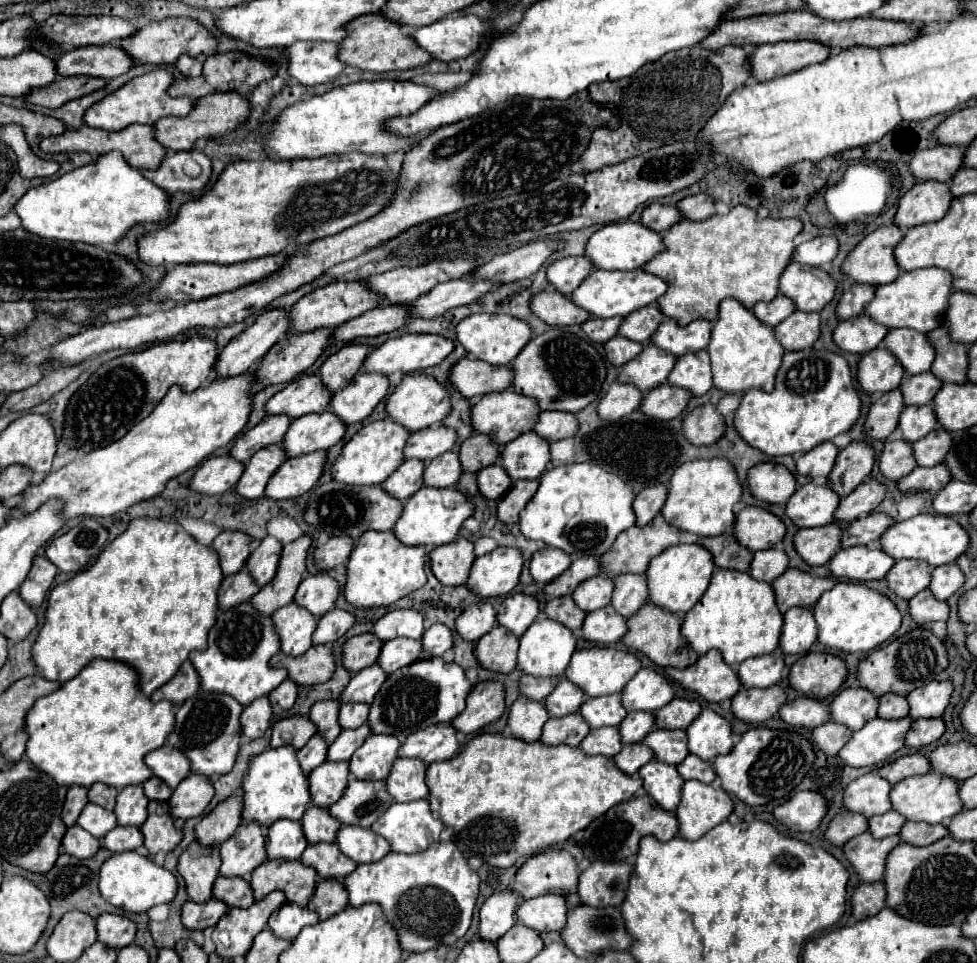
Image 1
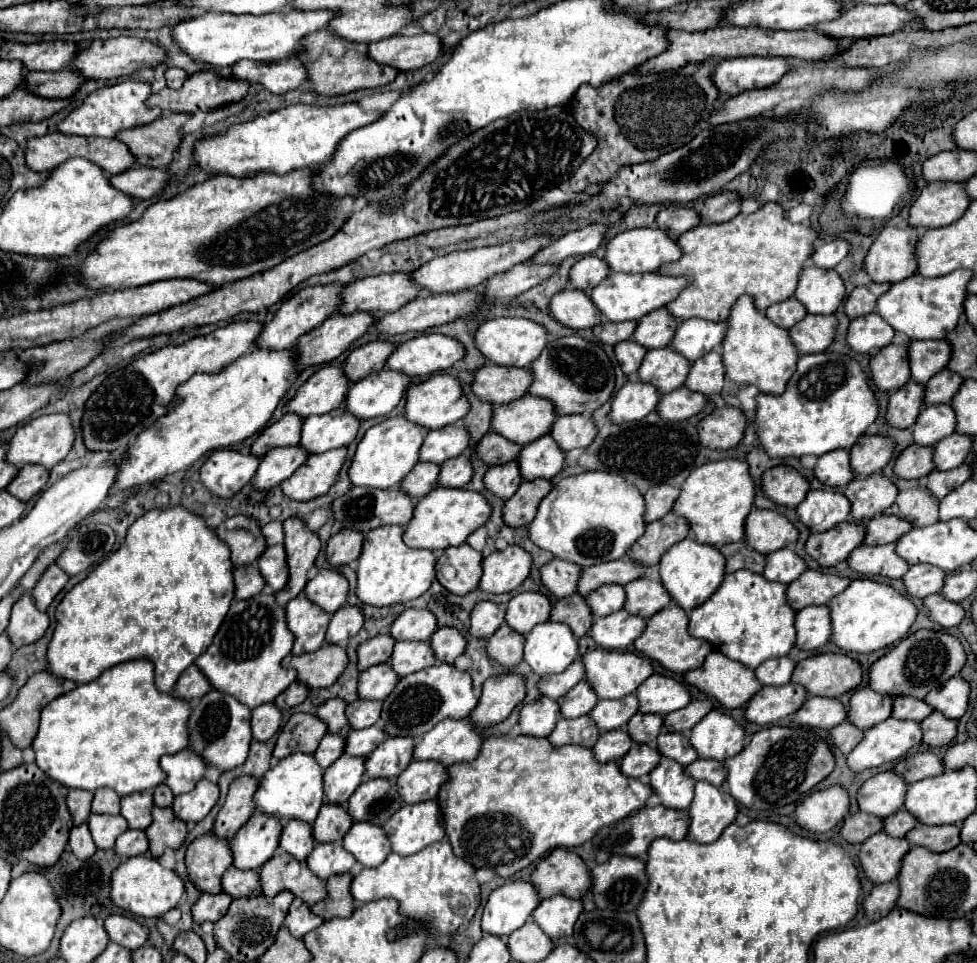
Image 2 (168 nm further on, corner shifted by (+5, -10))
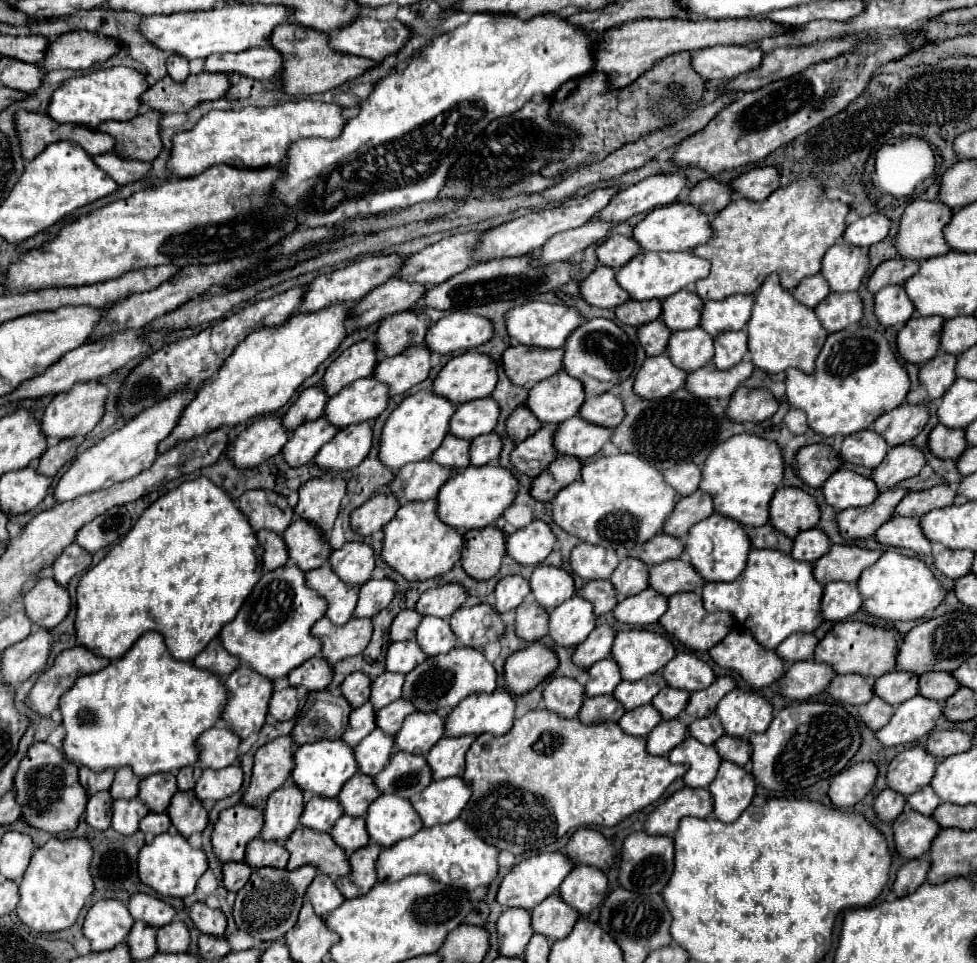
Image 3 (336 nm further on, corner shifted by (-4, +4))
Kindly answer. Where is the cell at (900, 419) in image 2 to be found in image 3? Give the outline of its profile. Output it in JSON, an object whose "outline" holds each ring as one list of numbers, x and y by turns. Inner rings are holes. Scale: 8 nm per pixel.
{"outline":[[940,351,934,359,930,359,928,363,924,363,920,367,918,379,920,379,920,385,928,393,928,401,940,399,942,393,946,393,946,389,956,381,954,361,956,361,954,355]]}

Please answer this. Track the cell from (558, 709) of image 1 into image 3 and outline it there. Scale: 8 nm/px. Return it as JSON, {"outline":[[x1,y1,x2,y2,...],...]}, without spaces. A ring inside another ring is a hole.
{"outline":[[610,657,594,663,588,669,588,675,590,675,590,679,586,683,586,697,608,695,622,681,622,677,618,677,618,665,614,665,614,661,610,661]]}

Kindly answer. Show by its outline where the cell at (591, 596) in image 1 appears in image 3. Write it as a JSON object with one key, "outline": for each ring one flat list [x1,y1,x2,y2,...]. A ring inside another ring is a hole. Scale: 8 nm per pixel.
{"outline":[[622,559,614,569,610,583,618,591,620,599,636,595,648,587,648,567,638,559]]}

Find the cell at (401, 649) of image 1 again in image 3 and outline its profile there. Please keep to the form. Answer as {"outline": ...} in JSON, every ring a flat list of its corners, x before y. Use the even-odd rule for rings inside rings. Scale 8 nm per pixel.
{"outline":[[424,617,416,629,414,641,428,657,448,653,450,649,456,647,456,637,450,631,448,619,438,617]]}

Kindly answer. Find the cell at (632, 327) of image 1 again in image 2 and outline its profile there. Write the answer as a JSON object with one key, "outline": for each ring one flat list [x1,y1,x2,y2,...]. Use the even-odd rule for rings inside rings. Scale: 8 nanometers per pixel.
{"outline":[[665,307,651,311,643,319,639,319,637,329,633,333,633,341,647,349,659,349,667,347,673,339,673,331,677,331,677,325,681,323,679,317,673,317]]}

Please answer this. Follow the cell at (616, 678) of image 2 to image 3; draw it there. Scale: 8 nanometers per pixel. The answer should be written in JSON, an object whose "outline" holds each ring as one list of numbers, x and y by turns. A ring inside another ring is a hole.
{"outline":[[646,629,616,633,610,649,610,659,618,663,624,681,638,681,658,673,674,655,676,651,666,637]]}

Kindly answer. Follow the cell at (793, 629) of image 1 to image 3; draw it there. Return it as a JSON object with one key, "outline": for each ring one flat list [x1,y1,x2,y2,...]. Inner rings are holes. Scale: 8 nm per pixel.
{"outline":[[828,583,824,587,820,613,824,621,838,623,846,621,850,615,854,615,862,605,862,597,858,597,858,589,852,583]]}

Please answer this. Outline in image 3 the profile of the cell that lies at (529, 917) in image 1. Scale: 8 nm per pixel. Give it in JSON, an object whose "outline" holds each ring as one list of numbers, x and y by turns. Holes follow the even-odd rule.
{"outline":[[574,867,558,889,558,897,576,909,580,917,588,917,596,907,602,905,608,893,606,873,594,867]]}

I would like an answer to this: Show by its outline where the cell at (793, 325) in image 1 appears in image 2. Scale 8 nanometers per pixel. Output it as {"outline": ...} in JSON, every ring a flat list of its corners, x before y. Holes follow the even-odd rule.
{"outline":[[807,315,797,325,793,325,789,333,801,355,821,353,833,343,837,325,839,321,835,315]]}

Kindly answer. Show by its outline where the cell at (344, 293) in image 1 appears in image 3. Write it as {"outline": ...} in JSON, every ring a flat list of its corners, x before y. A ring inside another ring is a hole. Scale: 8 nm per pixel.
{"outline":[[478,231,442,239,434,245,422,249,420,253,414,253,414,255,406,257,404,263,402,263,402,269,398,269,398,273,394,273,394,277,400,277,402,281,418,283,418,285,424,285,424,287,434,287,438,283,444,283,452,275,462,273,464,269,470,267,470,257,472,257,472,249,476,245,476,239,478,239]]}

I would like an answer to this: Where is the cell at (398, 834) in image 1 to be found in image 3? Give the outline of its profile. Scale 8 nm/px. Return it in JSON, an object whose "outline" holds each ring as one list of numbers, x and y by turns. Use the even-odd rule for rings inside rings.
{"outline":[[448,777,444,781,432,781,412,799,412,807,420,815,422,827,428,829,458,819,468,799,470,787,466,787,466,781,460,777]]}

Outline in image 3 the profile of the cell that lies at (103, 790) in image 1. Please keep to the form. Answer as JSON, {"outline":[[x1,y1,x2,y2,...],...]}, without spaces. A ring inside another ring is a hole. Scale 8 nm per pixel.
{"outline":[[126,767,118,769,116,771,116,777,114,777,114,783,112,787,108,789,108,793,114,797,114,799,134,799,136,793,138,793,138,783,140,779]]}

